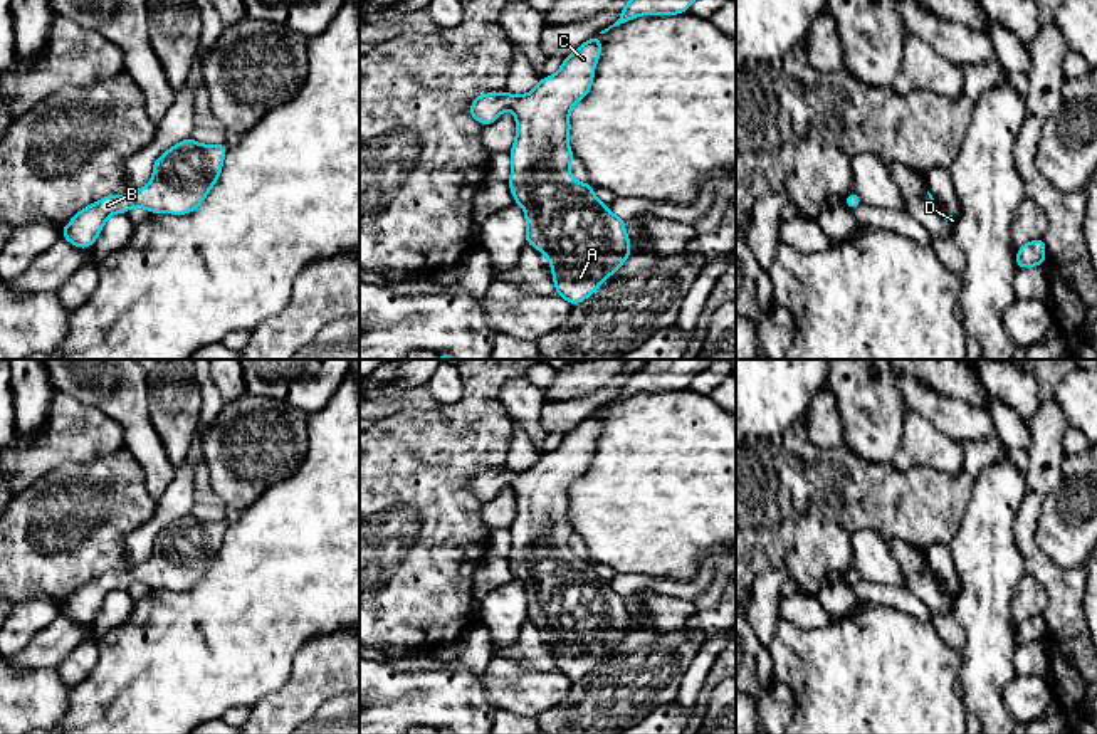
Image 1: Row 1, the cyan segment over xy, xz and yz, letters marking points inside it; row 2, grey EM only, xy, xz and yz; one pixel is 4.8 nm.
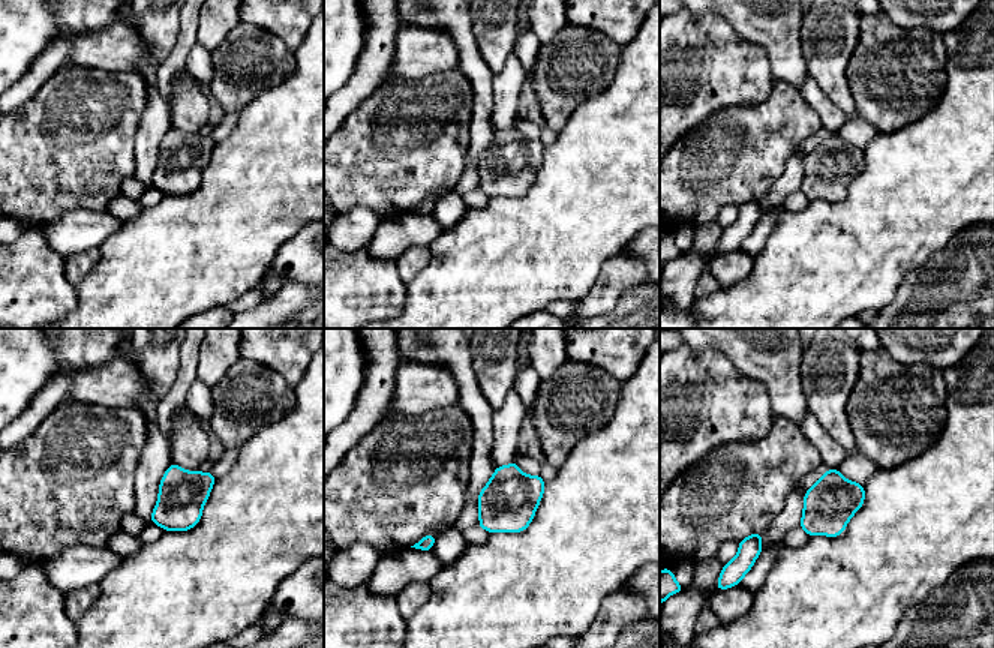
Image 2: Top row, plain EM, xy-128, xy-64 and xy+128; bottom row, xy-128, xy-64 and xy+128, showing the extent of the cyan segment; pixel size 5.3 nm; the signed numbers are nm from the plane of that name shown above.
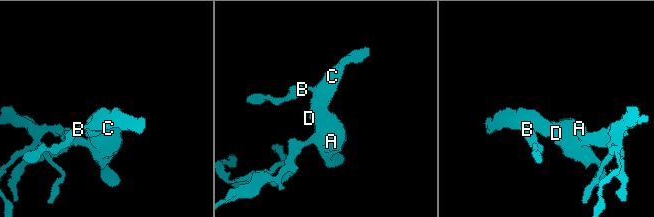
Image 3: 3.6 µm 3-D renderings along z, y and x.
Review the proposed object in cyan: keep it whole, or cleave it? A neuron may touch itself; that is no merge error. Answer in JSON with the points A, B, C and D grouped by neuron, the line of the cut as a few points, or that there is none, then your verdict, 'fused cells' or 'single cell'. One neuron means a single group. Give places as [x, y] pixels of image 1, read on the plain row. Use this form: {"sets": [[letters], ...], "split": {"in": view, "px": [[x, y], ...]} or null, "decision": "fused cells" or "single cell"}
{"sets": [["A", "B", "C", "D"]], "split": null, "decision": "single cell"}

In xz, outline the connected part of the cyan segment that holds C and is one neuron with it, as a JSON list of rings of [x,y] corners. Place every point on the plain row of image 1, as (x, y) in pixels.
[[[593,412],[531,469],[480,470],[469,487],[484,502],[506,485],[514,489],[509,564],[526,590],[526,618],[546,632],[556,670],[571,682],[588,675],[632,628],[625,598],[569,549],[569,485],[590,469],[600,430]]]

